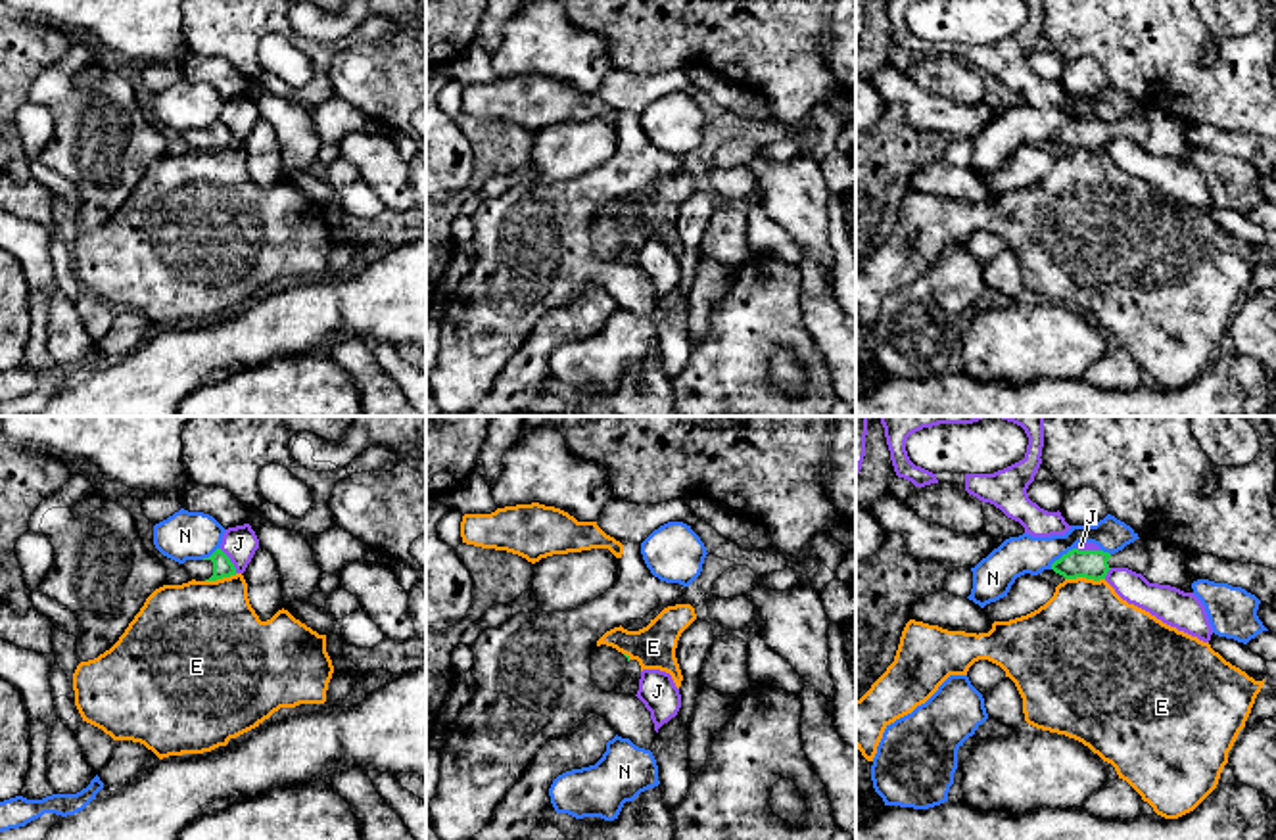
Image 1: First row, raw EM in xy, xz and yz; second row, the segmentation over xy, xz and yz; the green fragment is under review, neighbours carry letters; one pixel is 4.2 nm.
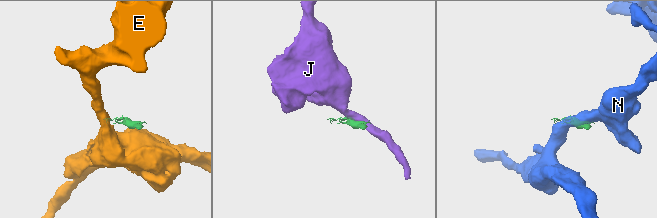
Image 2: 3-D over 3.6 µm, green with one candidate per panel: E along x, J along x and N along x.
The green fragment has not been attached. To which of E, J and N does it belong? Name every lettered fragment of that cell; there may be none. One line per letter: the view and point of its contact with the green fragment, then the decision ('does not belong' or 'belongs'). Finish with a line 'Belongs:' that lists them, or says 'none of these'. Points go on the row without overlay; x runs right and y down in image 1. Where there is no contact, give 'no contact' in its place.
E: yz (1085, 146) | does not belong
J: xy (229, 131) | does not belong
N: yz (1063, 125) | does not belong
Belongs: none of these

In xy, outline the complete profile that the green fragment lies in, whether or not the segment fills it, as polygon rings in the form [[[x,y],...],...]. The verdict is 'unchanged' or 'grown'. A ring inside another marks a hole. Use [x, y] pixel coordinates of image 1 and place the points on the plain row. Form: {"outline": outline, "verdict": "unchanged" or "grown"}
{"outline": [[[217,119],[209,128],[186,130],[182,136],[196,152],[217,152],[236,146],[234,134],[221,119]]], "verdict": "grown"}

